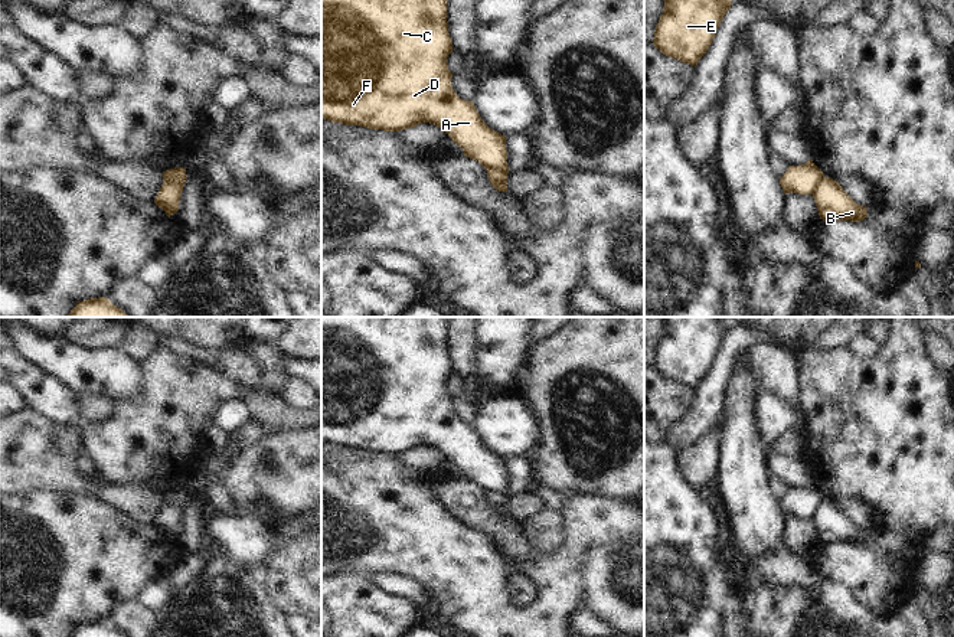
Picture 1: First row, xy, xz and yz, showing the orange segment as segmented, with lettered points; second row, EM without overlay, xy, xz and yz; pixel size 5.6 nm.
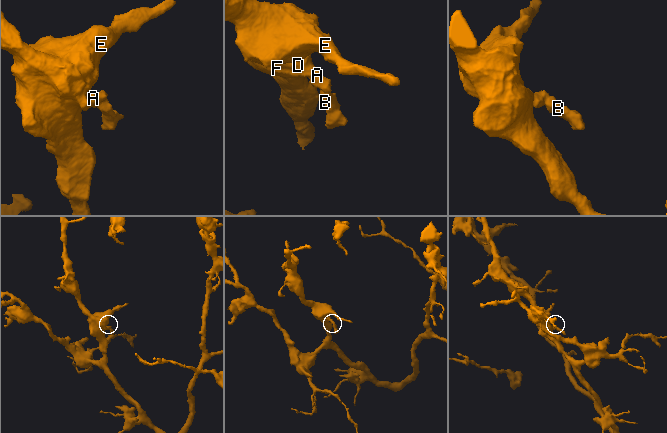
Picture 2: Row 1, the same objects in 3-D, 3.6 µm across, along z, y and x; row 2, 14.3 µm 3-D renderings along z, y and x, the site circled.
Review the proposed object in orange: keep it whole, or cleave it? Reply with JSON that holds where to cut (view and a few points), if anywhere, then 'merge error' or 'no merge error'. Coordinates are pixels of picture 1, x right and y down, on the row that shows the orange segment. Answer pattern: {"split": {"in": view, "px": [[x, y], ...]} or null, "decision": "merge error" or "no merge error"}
{"split": {"in": "xy", "px": [[163, 183], [179, 183], [182, 186]]}, "decision": "merge error"}

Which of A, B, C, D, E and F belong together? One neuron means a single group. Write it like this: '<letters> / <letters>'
A C D E F / B

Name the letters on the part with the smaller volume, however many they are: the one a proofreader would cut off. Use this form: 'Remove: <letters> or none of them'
Remove: B

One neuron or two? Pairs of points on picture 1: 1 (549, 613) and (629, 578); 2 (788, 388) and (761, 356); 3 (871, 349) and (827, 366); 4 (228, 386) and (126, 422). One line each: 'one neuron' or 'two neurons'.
1: two neurons
2: one neuron
3: two neurons
4: one neuron

